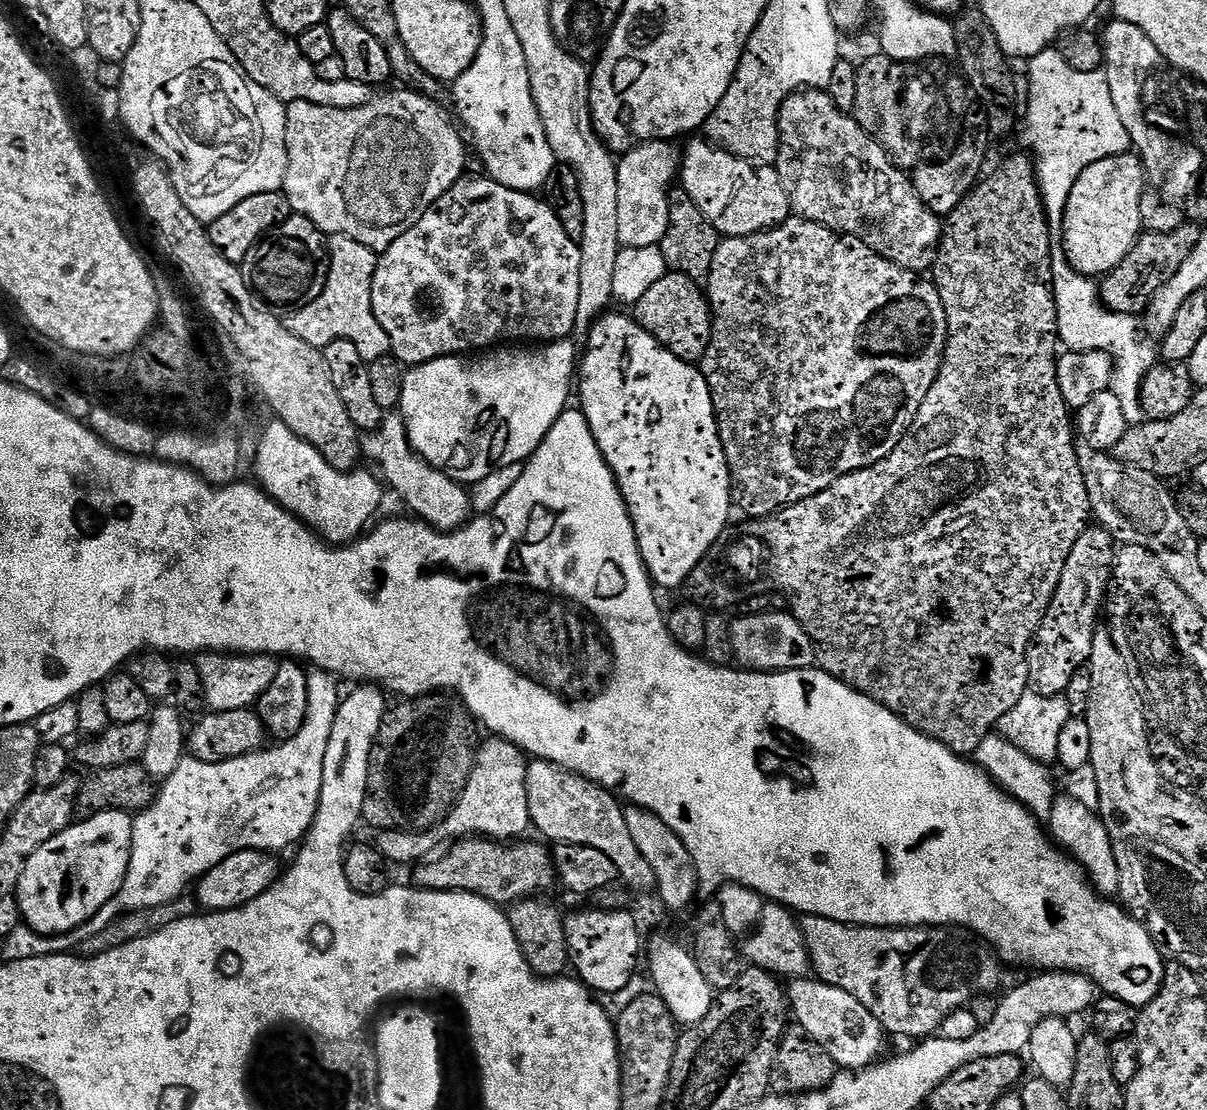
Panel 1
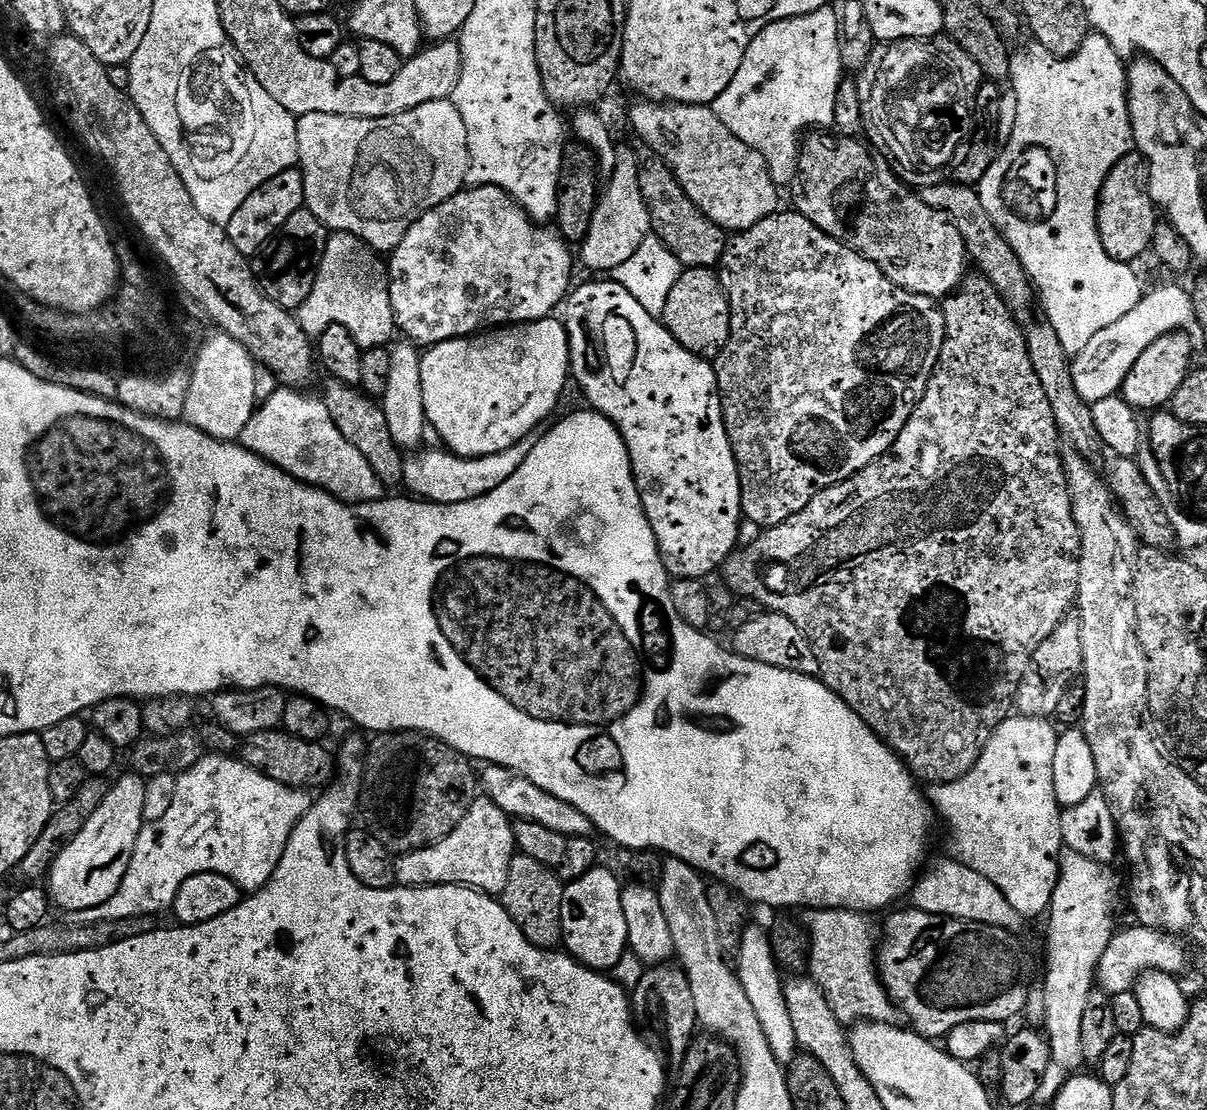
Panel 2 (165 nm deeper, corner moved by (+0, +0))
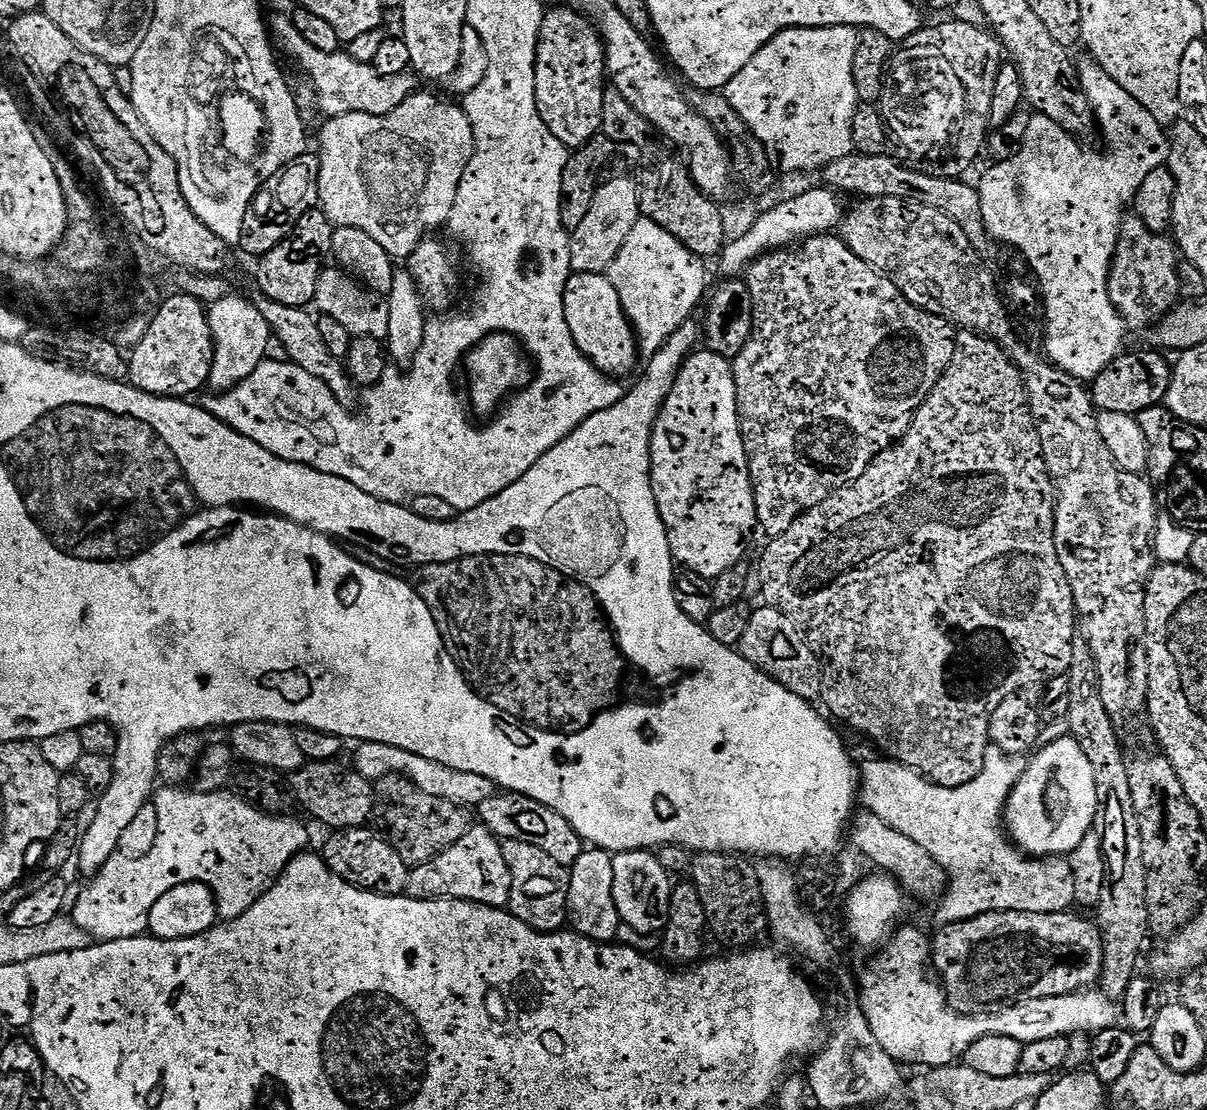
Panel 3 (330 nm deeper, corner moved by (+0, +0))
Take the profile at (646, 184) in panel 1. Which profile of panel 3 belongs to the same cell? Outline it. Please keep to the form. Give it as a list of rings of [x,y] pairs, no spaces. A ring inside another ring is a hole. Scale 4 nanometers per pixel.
[[[616,176],[613,180],[606,180],[597,187],[594,202],[590,202],[590,214],[586,214],[580,225],[571,229],[570,254],[566,260],[567,263],[572,263],[573,273],[607,273],[608,267],[616,261],[616,256],[622,250],[630,230],[634,228],[634,222],[641,219],[637,181],[632,181],[628,176]]]

